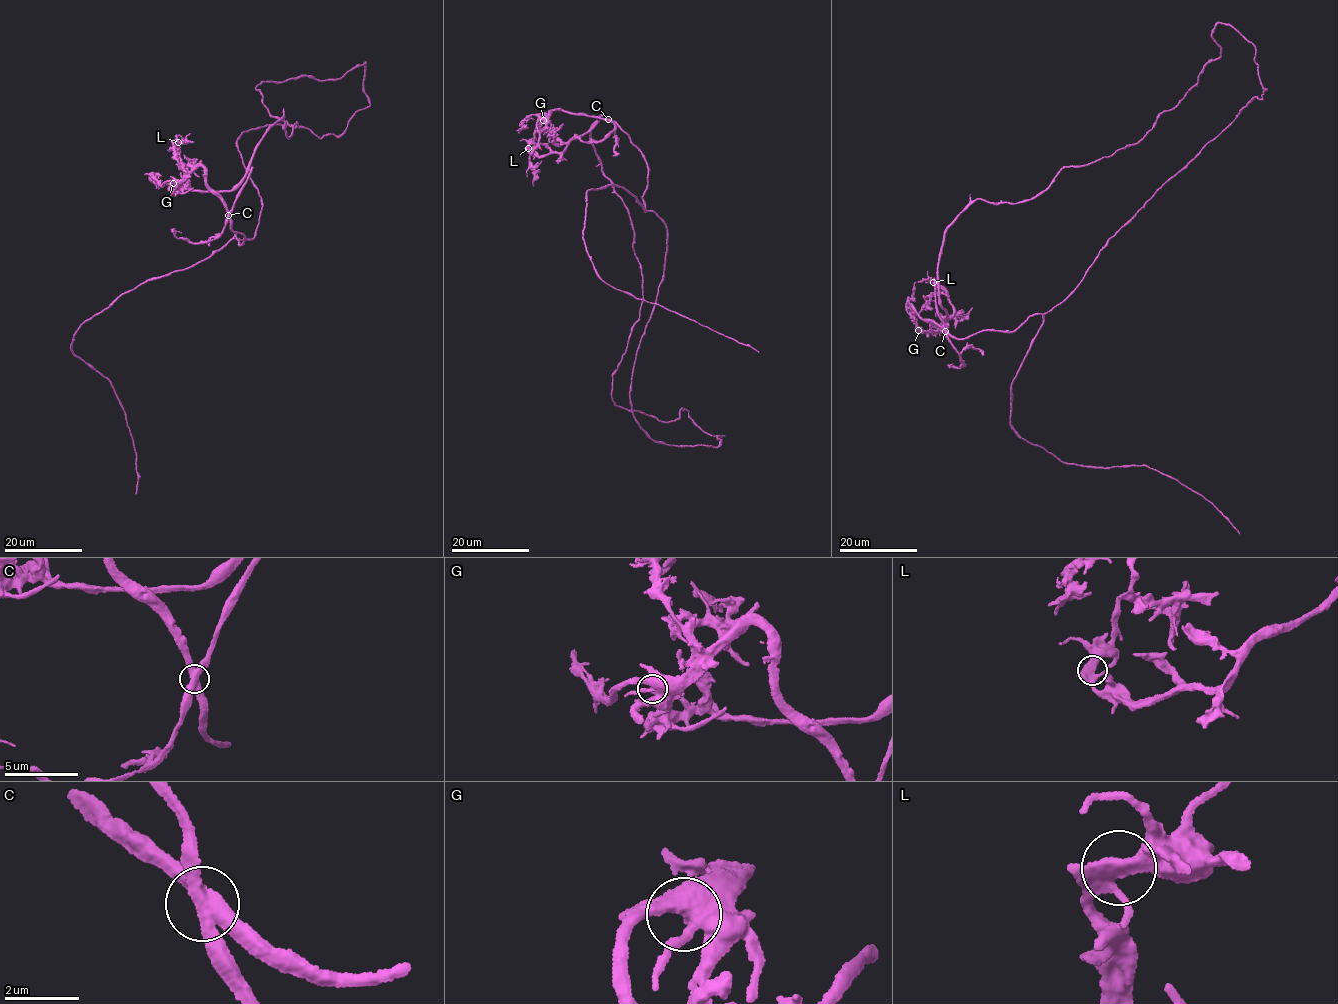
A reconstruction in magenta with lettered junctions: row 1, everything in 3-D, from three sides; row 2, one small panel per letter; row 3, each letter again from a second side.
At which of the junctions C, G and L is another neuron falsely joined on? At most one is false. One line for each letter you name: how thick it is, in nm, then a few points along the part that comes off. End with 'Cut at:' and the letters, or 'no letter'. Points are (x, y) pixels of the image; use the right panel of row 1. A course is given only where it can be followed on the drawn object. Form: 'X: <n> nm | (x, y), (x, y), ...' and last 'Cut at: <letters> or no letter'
C: 440 nm | (945, 331), (964, 365), (958, 369), (952, 363)
Cut at: C

